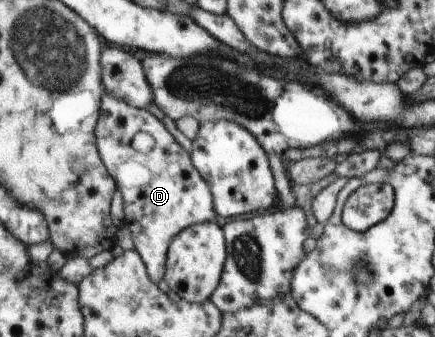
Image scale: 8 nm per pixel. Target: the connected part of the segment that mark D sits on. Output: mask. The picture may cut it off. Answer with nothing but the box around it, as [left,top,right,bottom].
[95,93,220,284]

